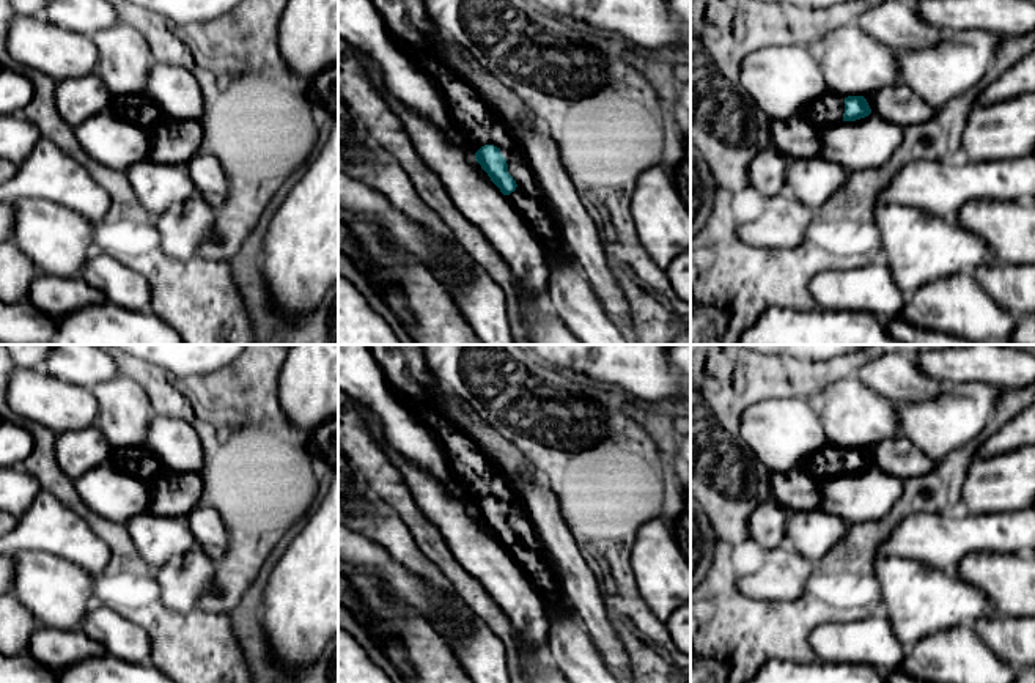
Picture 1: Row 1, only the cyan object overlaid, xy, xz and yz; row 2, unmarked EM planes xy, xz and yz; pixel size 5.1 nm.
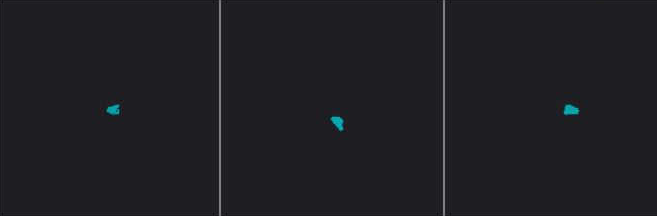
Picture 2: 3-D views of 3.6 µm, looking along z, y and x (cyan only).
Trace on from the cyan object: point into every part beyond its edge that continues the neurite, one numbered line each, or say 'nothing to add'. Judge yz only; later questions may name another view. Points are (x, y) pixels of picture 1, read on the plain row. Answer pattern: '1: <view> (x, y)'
1: yz (826, 463)

